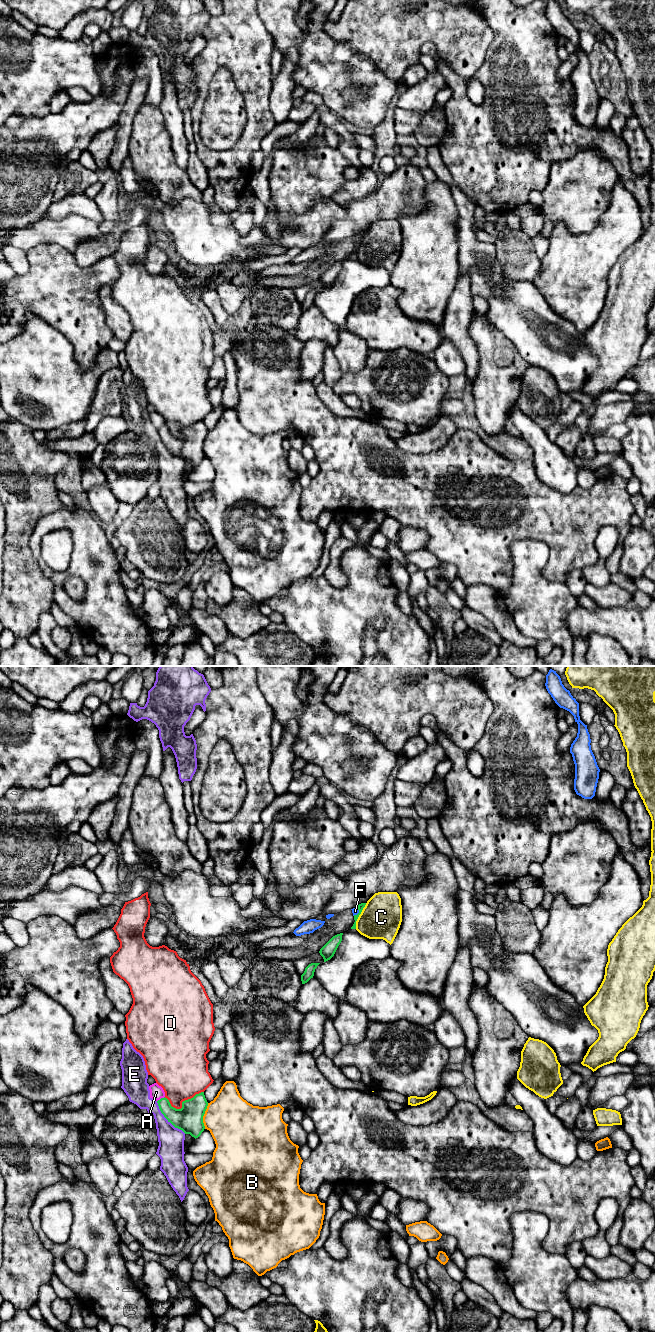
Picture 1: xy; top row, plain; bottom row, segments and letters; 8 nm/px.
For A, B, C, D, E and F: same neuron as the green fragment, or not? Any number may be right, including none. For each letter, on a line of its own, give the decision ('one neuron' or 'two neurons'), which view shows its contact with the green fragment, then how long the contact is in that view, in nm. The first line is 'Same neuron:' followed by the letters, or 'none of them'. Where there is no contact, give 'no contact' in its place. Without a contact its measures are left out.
Same neuron: none of them
A: two neurons; meets green in xy; contact 80 nm long
B: two neurons; meets green in xy; contact 220 nm long
C: two neurons; meets green in xy; contact 220 nm long
D: two neurons; meets green in xy; contact 320 nm long
E: two neurons; meets green in xy; contact 360 nm long
F: two neurons; meets green in xy; contact 80 nm long

